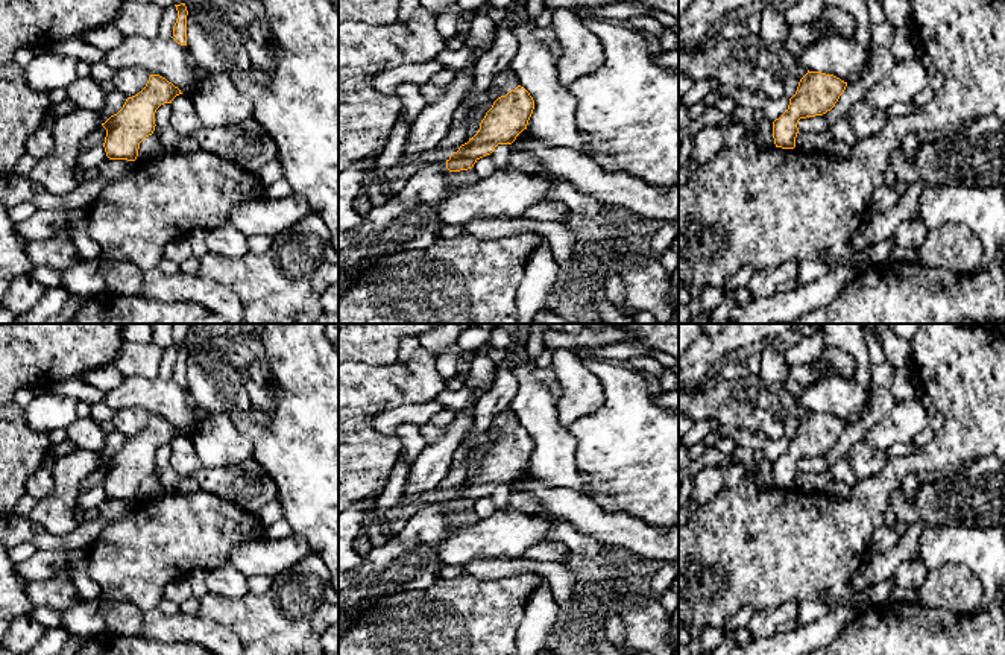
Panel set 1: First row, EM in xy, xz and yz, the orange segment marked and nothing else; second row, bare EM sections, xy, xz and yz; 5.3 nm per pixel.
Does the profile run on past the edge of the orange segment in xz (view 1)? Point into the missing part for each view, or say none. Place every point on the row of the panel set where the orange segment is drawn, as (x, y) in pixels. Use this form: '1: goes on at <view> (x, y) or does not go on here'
1: does not go on here

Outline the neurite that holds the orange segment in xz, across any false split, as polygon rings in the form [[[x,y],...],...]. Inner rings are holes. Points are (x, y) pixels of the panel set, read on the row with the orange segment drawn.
[[[521,85],[498,97],[481,120],[478,132],[446,160],[446,169],[449,172],[472,169],[498,144],[512,144],[527,129],[533,109],[534,100]]]

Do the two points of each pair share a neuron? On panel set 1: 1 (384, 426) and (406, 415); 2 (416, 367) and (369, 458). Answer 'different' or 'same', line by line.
1: same
2: same

